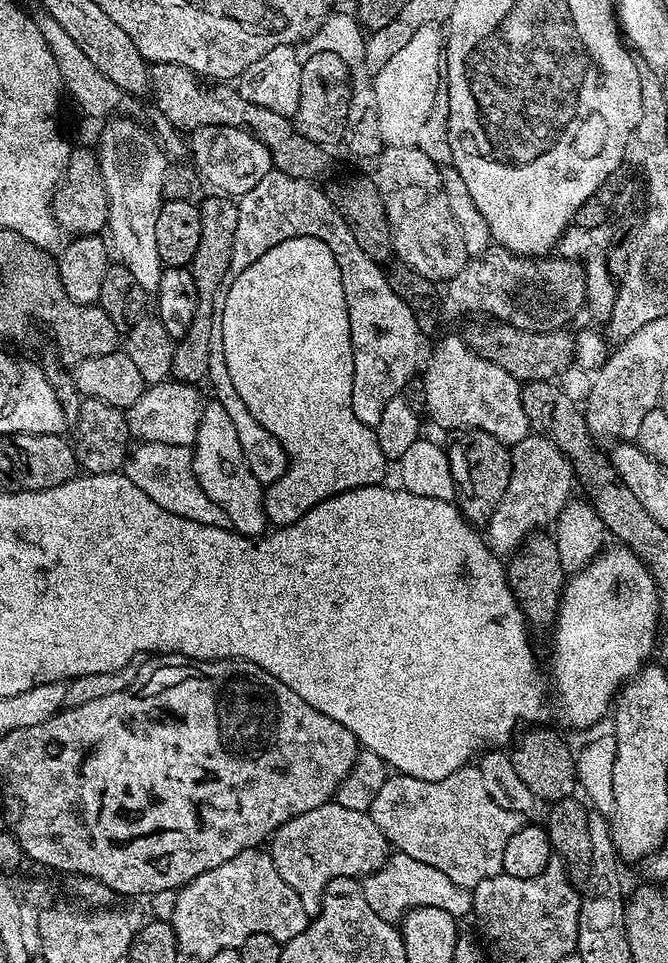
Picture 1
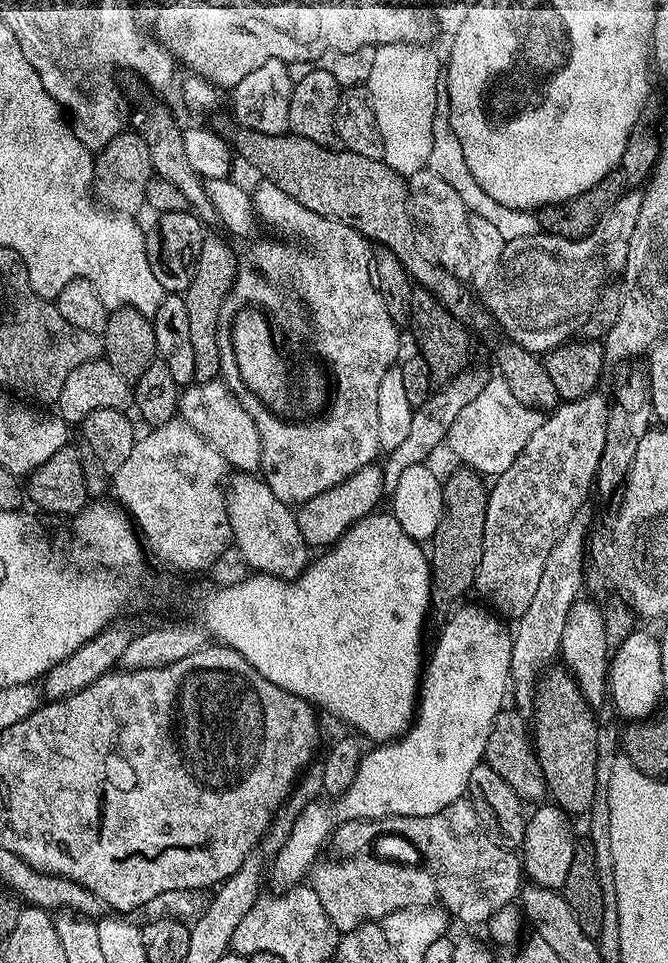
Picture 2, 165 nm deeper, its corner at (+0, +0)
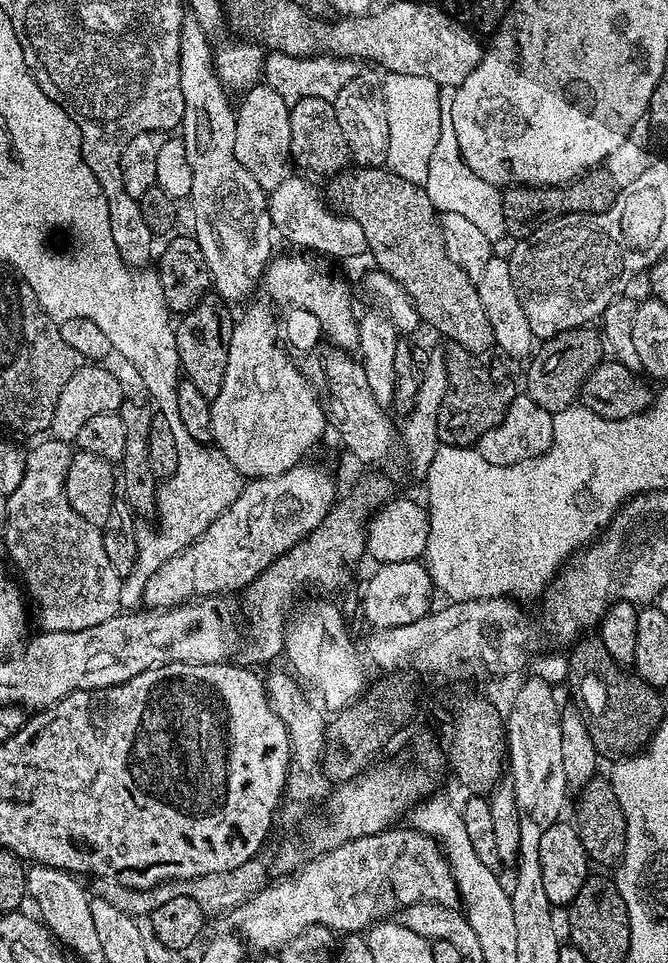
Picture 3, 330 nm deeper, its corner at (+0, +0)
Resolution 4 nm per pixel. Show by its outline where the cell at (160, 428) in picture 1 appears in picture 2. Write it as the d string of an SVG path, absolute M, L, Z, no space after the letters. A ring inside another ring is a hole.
M217 378L210 382L187 385L180 394L178 416L191 428L198 430L198 434L206 438L214 450L218 450L218 454L222 454L225 465L232 467L233 464L233 469L249 474L259 473L262 442L258 426L223 380Z

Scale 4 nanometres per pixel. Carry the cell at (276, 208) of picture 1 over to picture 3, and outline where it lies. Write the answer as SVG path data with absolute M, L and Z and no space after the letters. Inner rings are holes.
M293 174L282 182L268 196L268 209L272 219L272 227L288 240L293 240L302 248L325 252L328 256L341 256L348 260L351 256L365 255L368 252L366 234L362 234L362 226L354 222L354 218L345 216L331 207L320 192L303 175Z

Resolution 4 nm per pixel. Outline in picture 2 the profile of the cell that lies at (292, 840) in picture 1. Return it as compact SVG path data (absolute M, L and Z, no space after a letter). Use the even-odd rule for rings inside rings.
M372 854L320 862L310 873L310 887L318 894L322 910L326 910L330 922L342 934L352 932L360 924L383 921L391 912L403 908L423 909L437 899L436 880L427 867L395 864L392 860L368 855Z

